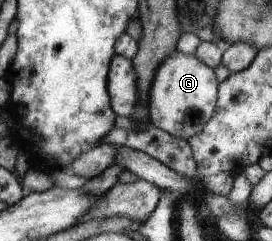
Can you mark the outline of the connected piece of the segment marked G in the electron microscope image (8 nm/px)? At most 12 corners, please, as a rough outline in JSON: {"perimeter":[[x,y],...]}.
{"perimeter":[[173,51],[157,65],[149,124],[186,141],[211,118],[213,69]]}

